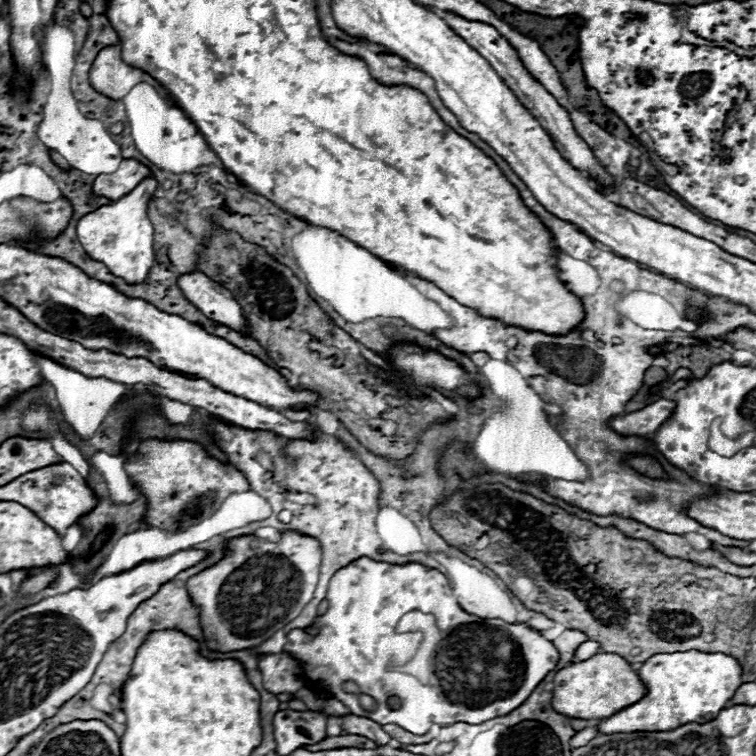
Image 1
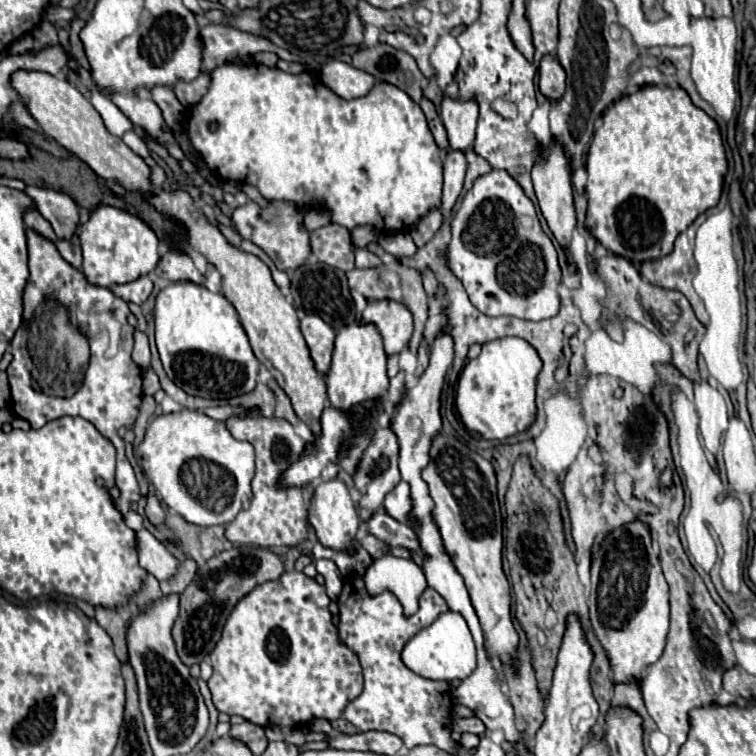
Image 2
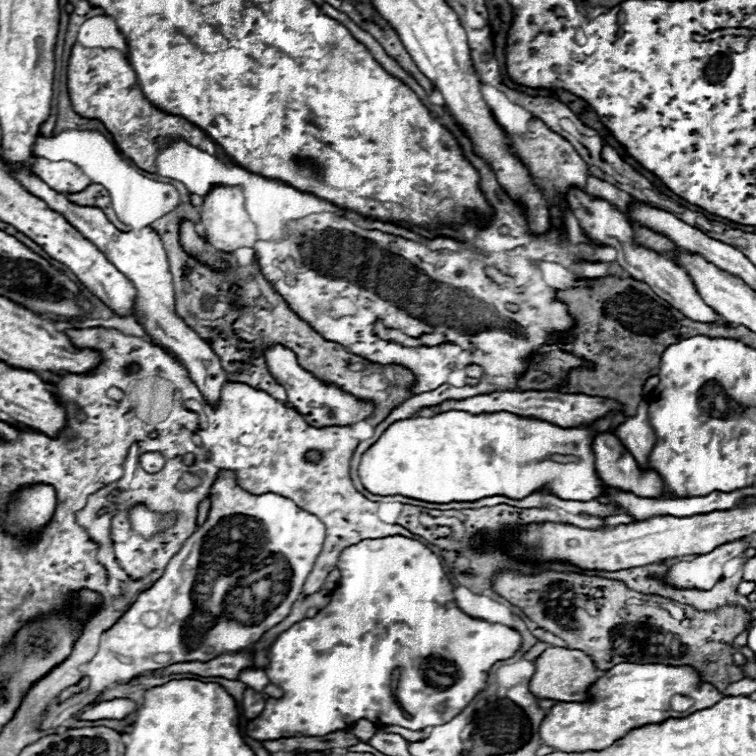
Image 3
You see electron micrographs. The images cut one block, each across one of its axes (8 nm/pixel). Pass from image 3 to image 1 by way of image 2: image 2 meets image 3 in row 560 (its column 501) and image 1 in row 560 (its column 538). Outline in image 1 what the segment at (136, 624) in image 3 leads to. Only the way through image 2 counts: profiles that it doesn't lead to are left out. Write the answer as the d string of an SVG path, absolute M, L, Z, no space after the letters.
M296 532L282 534L280 544L270 544L258 536L236 538L232 540L230 550L232 554L228 554L224 560L188 580L188 590L194 602L202 608L202 626L206 634L206 644L210 650L220 652L260 646L262 642L272 638L280 628L284 628L290 620L294 620L314 594L322 558L320 542L310 536L300 536Z

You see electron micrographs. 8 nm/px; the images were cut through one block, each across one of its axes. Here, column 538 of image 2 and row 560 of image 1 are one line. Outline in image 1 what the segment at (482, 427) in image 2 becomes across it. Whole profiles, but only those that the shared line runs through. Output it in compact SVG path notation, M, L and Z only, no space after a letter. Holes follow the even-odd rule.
M360 558L332 576L326 600L328 612L316 620L318 636L310 638L304 630L292 630L284 652L300 662L312 684L328 686L352 714L370 718L378 724L396 724L412 734L424 734L432 724L480 724L504 716L518 708L560 660L556 646L528 624L484 620L464 612L456 602L446 576L420 564L392 566ZM412 610L434 614L440 632L452 634L466 626L466 638L458 642L460 656L456 654L456 662L450 666L448 682L430 682L424 686L418 678L392 674L386 666L388 654L396 658L398 652L400 666L412 658L414 638L410 636L414 634L394 632L400 618ZM348 680L356 682L362 694L376 700L374 710L364 710L356 694L342 690L342 684Z

